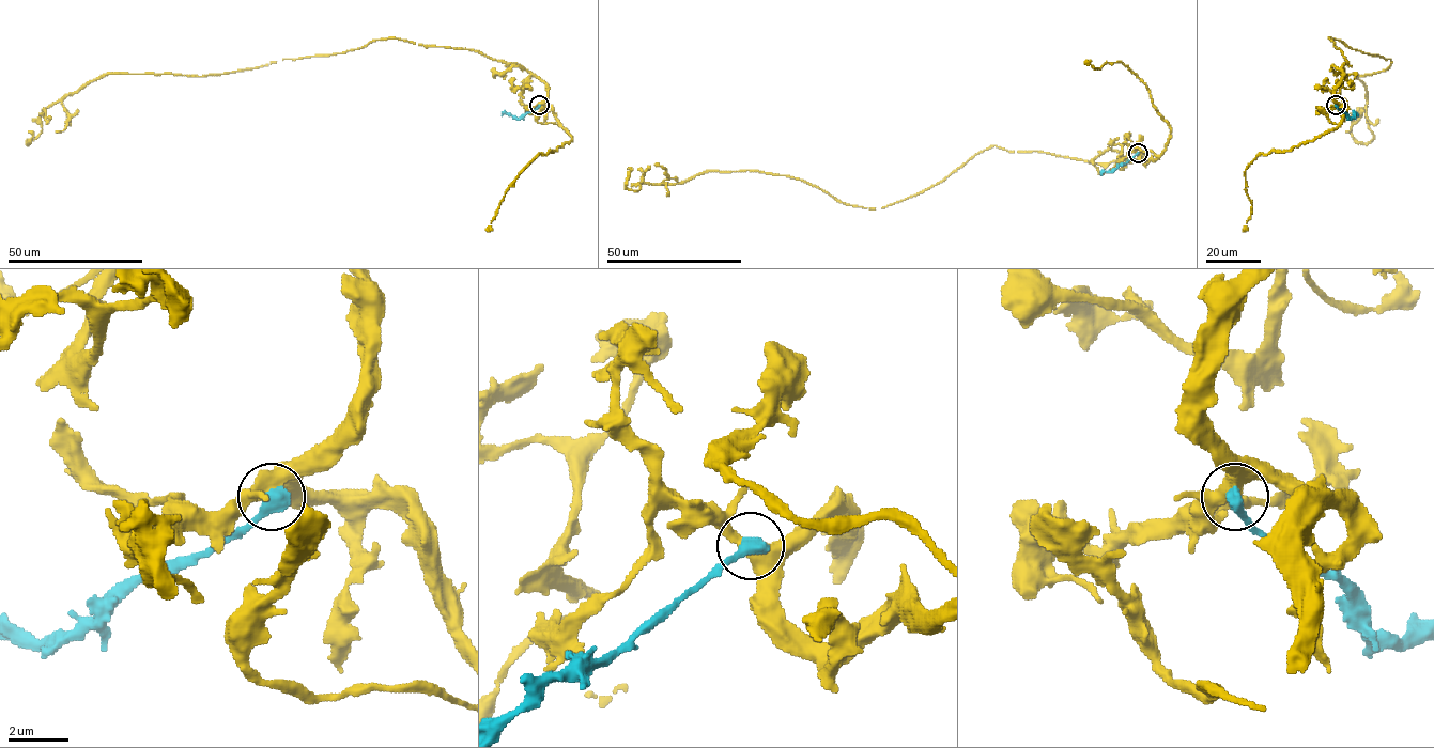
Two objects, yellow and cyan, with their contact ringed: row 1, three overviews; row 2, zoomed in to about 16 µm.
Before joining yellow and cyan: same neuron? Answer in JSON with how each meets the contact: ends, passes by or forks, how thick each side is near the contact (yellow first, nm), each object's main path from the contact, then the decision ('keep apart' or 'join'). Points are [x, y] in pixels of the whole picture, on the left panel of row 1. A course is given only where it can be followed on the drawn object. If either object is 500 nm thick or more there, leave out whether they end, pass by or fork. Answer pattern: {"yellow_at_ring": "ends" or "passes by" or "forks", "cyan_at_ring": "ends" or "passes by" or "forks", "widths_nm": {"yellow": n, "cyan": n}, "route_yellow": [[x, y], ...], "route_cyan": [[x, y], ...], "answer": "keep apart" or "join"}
{"widths_nm": {"yellow": 440, "cyan": 500}, "route_yellow": [[539, 105], [546, 86], [517, 64], [391, 37], [221, 74], [106, 73], [46, 108], [27, 143], [28, 131]], "route_cyan": [[539, 105], [519, 118], [502, 115]], "answer": "keep apart"}

